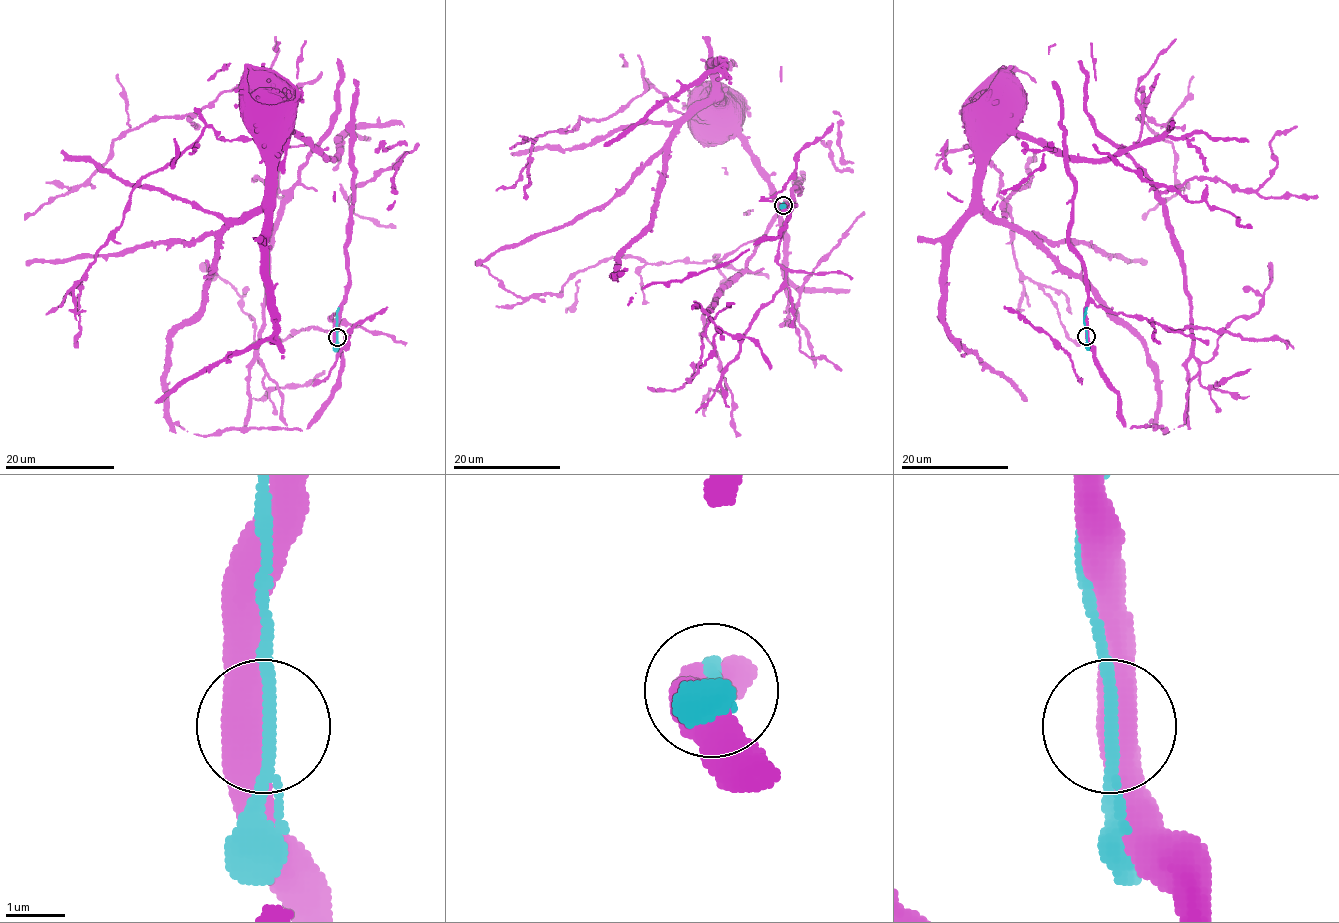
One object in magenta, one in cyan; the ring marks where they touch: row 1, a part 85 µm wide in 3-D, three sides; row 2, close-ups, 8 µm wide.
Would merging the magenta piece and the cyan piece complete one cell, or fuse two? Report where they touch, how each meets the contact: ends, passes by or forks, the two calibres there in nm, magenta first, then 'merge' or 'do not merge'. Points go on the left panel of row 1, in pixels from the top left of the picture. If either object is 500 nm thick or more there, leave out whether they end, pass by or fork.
place (337, 337); calibres 550 and 200 nm; merge

